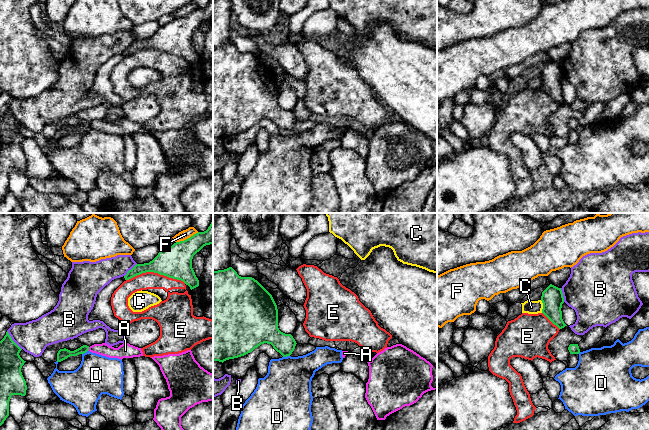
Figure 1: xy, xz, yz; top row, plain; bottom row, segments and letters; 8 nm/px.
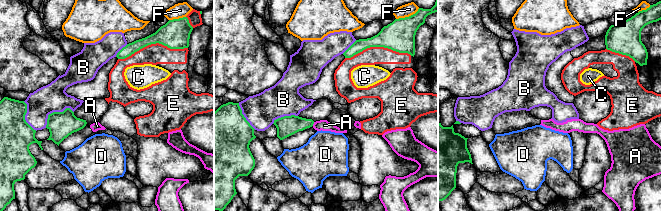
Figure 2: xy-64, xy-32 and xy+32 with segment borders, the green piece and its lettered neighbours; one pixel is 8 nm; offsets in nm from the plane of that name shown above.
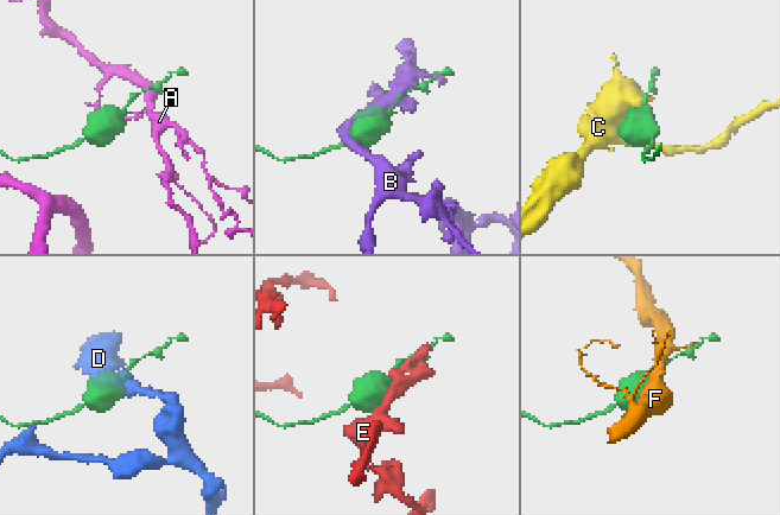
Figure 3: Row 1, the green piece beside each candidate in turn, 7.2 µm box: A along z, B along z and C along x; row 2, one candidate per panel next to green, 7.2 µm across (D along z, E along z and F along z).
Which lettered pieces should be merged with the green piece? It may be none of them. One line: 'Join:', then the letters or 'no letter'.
Join: no letter

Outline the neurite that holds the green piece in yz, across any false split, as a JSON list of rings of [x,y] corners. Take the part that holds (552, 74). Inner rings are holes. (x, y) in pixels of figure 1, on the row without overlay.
[[[550,60],[541,72],[543,79],[542,89],[559,105],[567,102],[562,95],[562,80],[564,73],[561,64]]]

